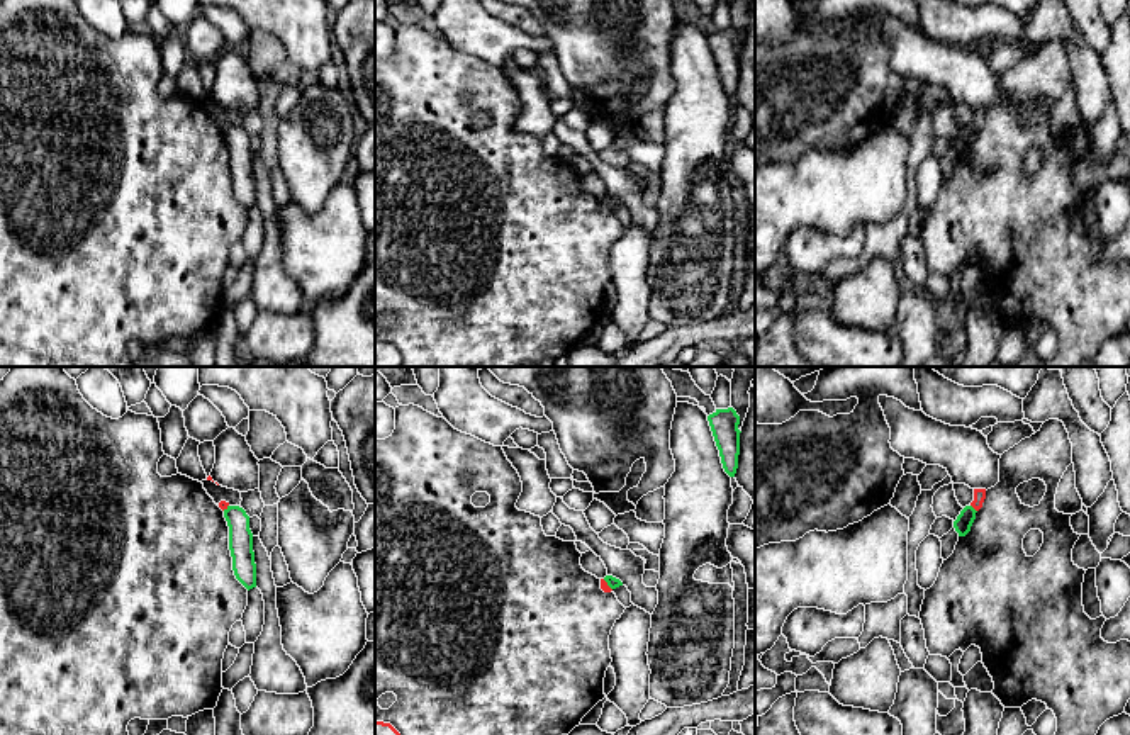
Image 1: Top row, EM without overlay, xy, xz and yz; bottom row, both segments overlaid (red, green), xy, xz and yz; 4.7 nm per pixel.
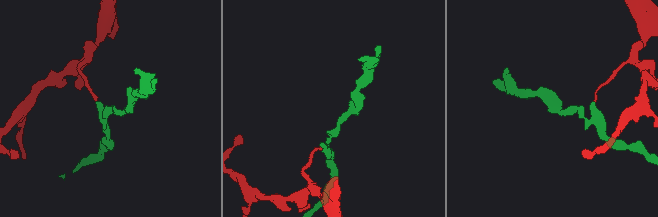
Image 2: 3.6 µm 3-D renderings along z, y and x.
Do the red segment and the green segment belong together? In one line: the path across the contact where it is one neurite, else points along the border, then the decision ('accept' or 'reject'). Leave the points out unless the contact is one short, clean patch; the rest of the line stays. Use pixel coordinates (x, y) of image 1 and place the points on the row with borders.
along yz (971, 504), (976, 511) | reject

